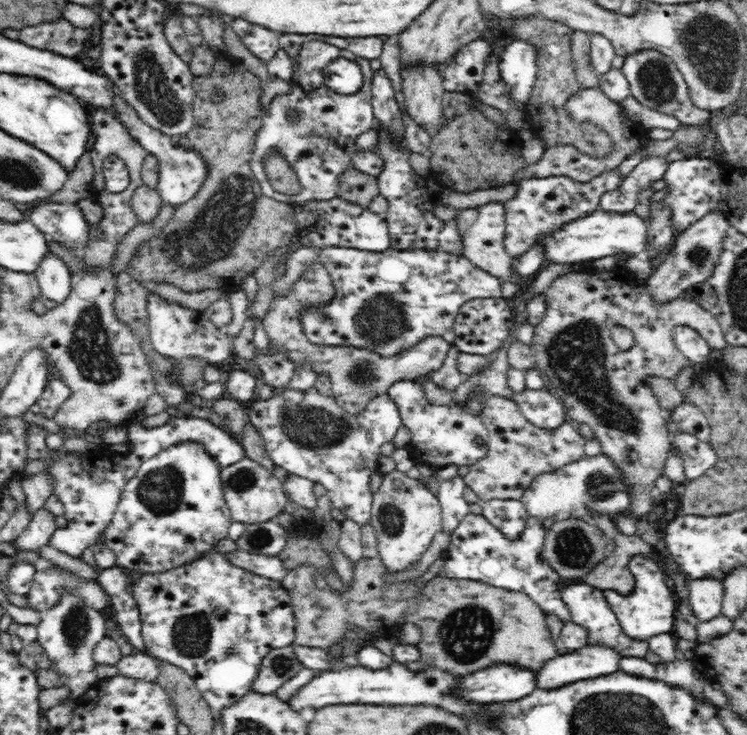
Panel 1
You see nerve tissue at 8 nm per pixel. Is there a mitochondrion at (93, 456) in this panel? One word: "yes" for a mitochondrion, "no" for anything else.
no

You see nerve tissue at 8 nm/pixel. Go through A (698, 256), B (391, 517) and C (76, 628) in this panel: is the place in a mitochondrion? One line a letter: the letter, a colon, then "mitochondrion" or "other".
A: mitochondrion
B: mitochondrion
C: mitochondrion

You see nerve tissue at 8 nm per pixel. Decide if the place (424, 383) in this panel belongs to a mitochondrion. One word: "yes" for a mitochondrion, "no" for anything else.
no

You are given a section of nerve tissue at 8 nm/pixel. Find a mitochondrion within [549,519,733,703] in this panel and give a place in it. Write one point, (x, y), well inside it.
(573, 548)

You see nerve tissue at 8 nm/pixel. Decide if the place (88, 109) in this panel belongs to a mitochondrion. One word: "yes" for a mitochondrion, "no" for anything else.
no

